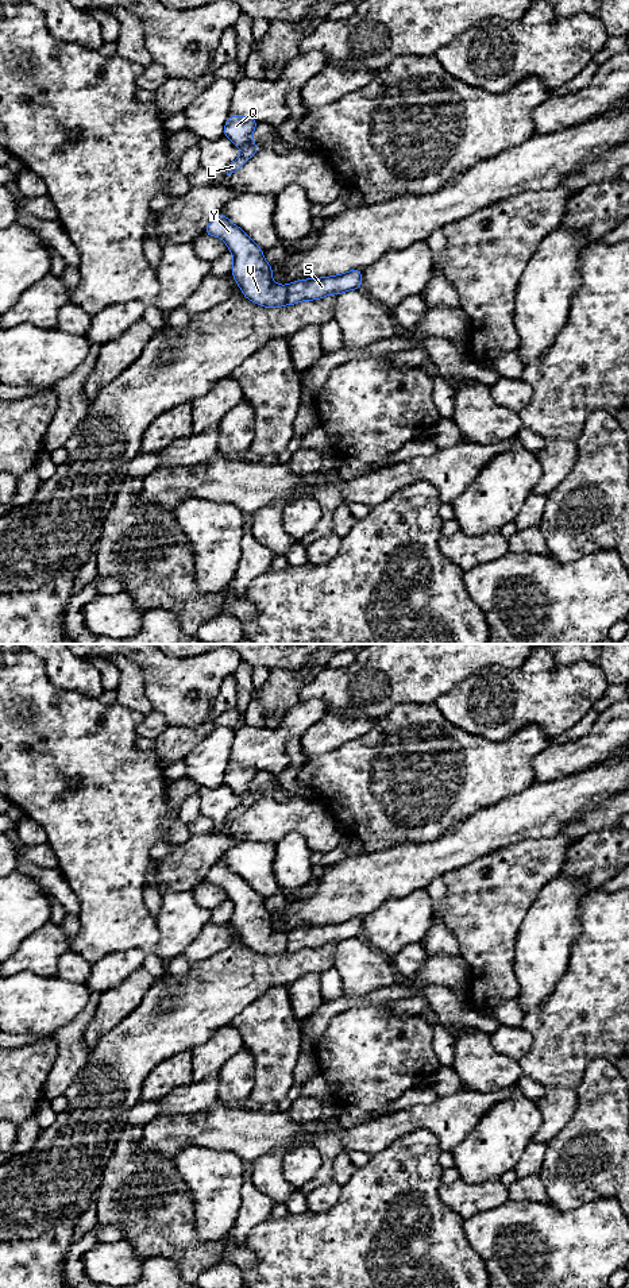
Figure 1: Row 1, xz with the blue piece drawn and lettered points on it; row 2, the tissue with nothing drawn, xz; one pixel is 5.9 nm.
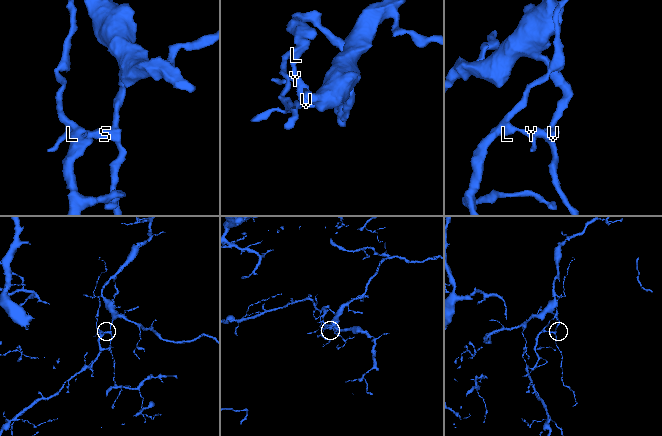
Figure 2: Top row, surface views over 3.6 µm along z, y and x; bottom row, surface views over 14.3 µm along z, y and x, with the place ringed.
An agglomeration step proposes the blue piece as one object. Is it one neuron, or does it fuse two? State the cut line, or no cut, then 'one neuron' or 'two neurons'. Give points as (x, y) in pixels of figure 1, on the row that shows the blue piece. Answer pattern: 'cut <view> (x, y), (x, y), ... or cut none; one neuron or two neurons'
cut xz (285, 286), (288, 303); two neurons

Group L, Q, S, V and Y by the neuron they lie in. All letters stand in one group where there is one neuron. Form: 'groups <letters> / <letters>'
groups L Q V Y / S

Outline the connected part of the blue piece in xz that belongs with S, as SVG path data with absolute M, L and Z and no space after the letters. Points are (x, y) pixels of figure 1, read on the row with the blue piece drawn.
M359 269L325 278L298 279L286 286L288 304L320 300L328 294L339 296L354 289L362 289L362 270Z

